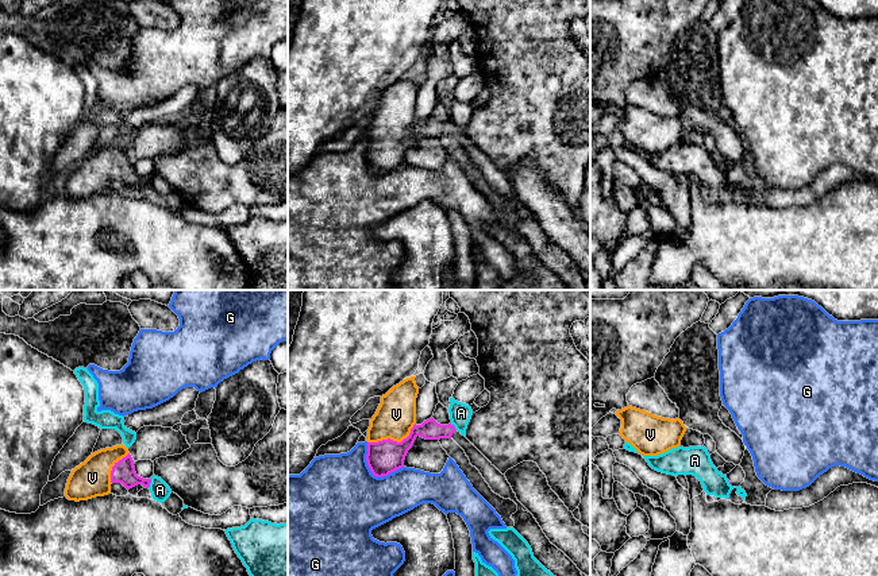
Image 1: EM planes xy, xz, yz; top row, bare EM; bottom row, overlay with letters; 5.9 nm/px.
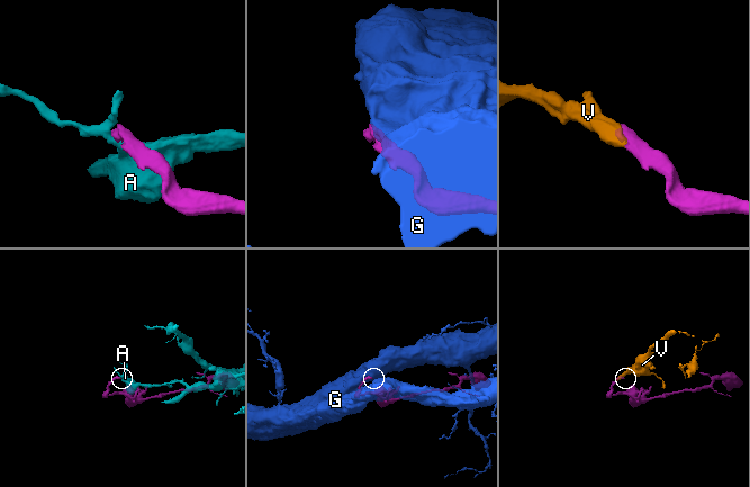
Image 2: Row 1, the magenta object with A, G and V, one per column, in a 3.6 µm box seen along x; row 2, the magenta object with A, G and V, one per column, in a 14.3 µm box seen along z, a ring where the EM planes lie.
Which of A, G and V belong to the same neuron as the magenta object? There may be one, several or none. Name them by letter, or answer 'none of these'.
V

